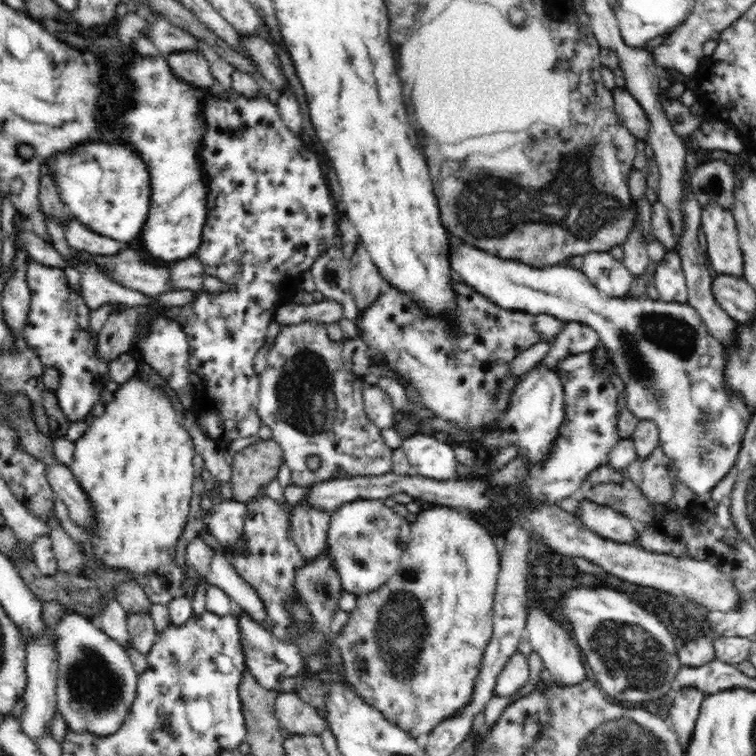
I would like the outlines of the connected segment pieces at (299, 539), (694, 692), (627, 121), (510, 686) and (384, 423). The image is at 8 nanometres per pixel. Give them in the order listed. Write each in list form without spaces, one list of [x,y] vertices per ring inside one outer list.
[[[303,499],[289,509],[293,541],[301,557],[310,563],[327,548],[329,520],[333,511],[322,512]]]
[[[696,686],[680,688],[672,702],[672,707],[669,709],[673,729],[676,731],[680,746],[685,751],[690,744],[690,738],[692,738],[696,718],[698,718],[704,697],[705,693]]]
[[[618,86],[611,89],[611,95],[620,123],[624,123],[637,140],[644,140],[647,143],[648,119],[638,101],[628,91]]]
[[[514,652],[502,672],[496,676],[494,693],[498,696],[512,696],[516,694],[528,681],[528,661],[526,655]]]
[[[366,385],[362,390],[362,400],[368,419],[380,429],[393,428],[394,413],[390,395],[377,385]]]

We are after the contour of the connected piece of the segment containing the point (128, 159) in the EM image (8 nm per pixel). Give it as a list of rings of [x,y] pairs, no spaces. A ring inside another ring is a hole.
[[[84,144],[48,158],[44,169],[54,177],[69,214],[88,230],[123,244],[140,234],[150,208],[150,174],[138,154],[120,146]]]

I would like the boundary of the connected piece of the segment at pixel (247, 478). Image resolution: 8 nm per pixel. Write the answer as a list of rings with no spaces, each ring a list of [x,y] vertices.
[[[273,439],[250,444],[233,456],[231,500],[246,503],[276,478],[284,461],[282,447]]]

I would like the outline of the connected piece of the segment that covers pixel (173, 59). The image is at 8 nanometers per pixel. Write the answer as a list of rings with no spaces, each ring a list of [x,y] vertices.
[[[182,50],[165,56],[172,72],[180,79],[195,88],[218,90],[217,80],[212,77],[210,64],[201,50]]]

